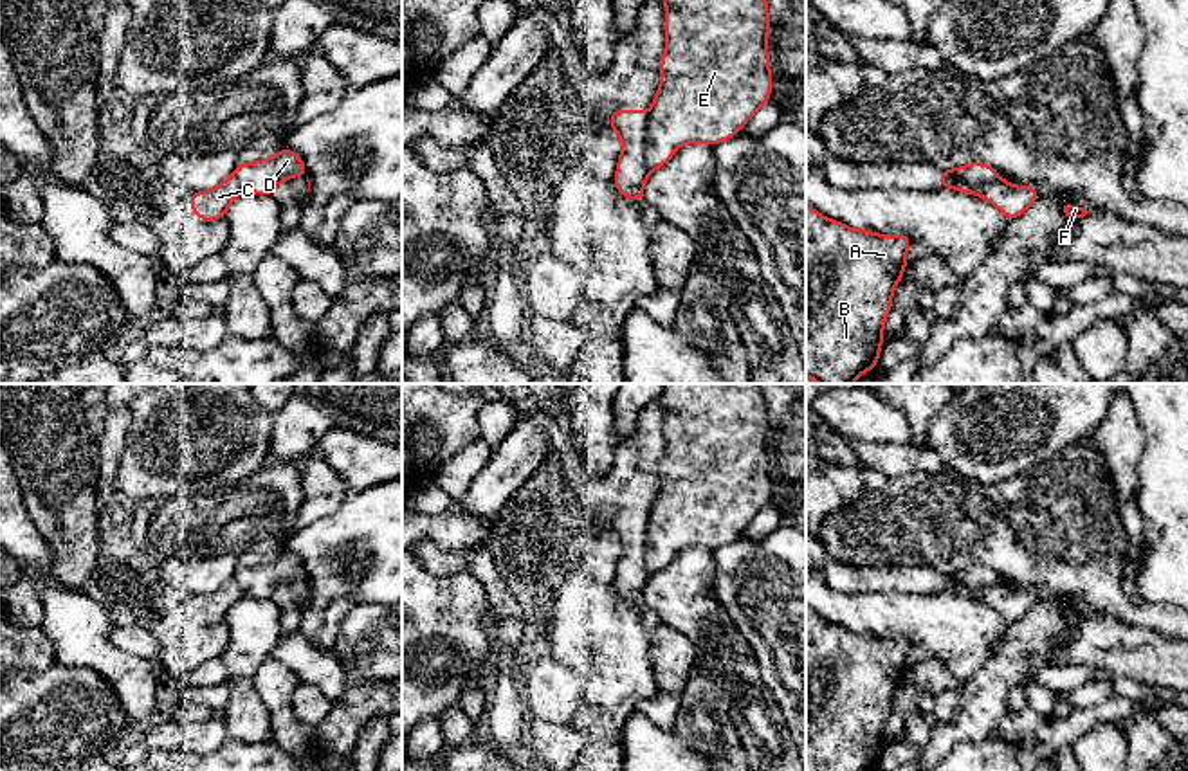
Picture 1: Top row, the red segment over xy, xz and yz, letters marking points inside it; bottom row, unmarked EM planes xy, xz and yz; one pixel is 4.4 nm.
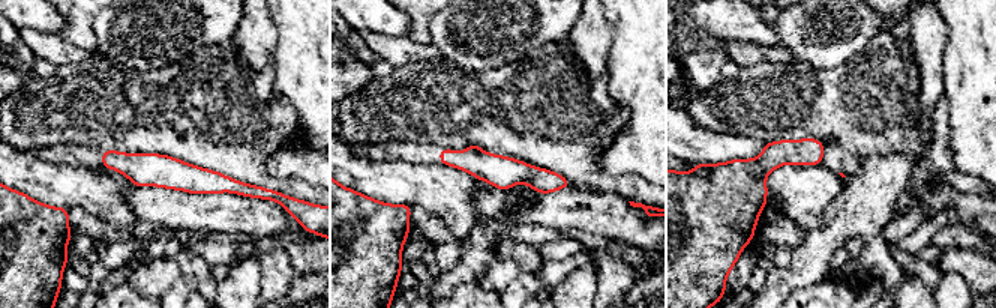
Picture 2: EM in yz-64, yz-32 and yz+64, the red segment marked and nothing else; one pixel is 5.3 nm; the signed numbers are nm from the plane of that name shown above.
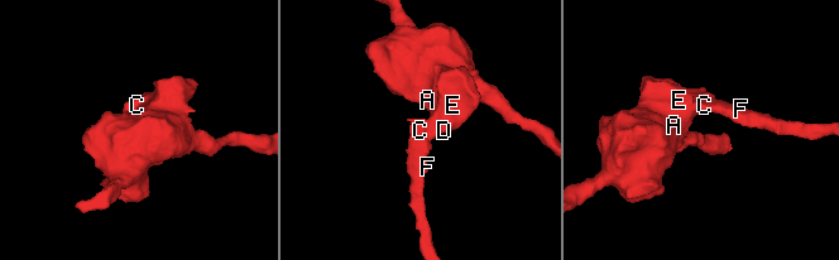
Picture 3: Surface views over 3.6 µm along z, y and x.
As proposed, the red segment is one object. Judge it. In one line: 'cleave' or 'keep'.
cleave

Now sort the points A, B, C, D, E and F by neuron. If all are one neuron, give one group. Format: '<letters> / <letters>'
A B D E / C F

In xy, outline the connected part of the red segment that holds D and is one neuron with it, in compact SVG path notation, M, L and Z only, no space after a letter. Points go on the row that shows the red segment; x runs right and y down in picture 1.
M281 148L265 160L238 164L233 177L240 182L243 191L270 196L283 180L306 177L306 173L303 159L288 148Z

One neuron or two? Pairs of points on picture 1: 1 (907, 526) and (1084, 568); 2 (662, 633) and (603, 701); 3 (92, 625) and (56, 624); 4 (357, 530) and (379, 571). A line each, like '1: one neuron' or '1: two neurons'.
1: one neuron
2: two neurons
3: one neuron
4: one neuron

